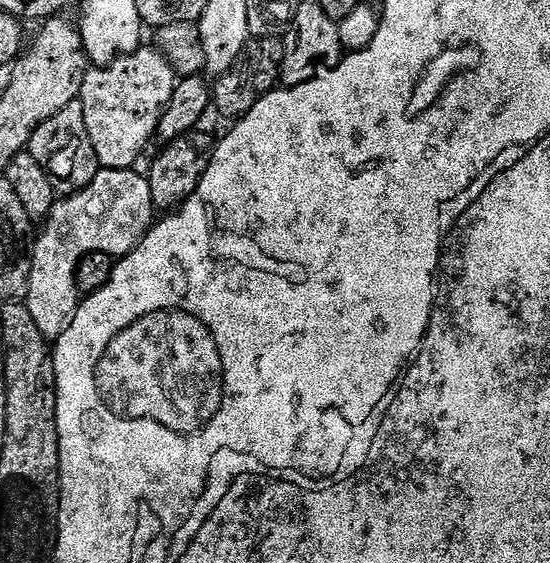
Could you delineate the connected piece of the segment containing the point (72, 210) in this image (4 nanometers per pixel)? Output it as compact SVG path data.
M101 168L100 172L81 192L73 192L71 196L57 199L56 205L50 210L47 220L43 221L40 237L35 237L31 245L32 269L30 270L30 290L26 301L34 323L49 342L55 342L70 326L77 306L80 305L82 293L76 287L76 271L80 263L92 252L105 252L107 256L119 258L127 256L140 244L149 228L154 223L152 195L147 175L136 173L127 168Z

